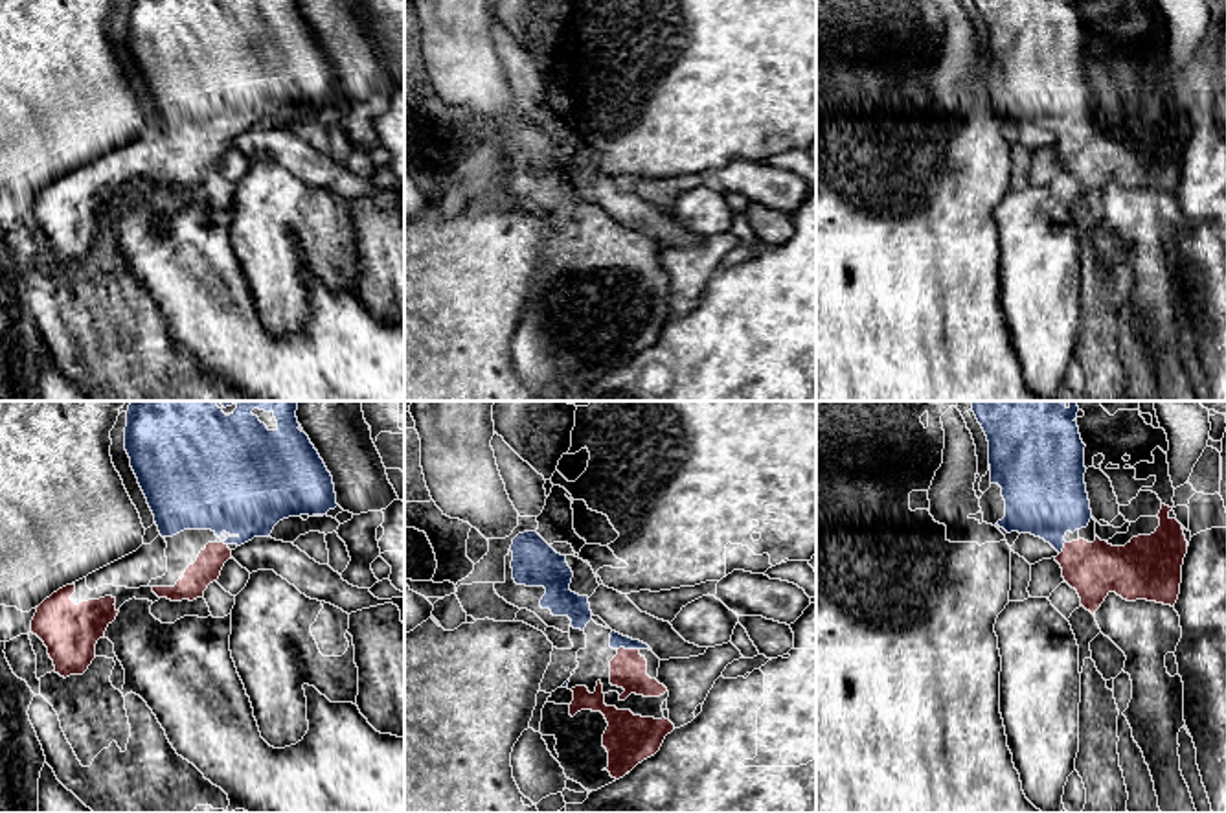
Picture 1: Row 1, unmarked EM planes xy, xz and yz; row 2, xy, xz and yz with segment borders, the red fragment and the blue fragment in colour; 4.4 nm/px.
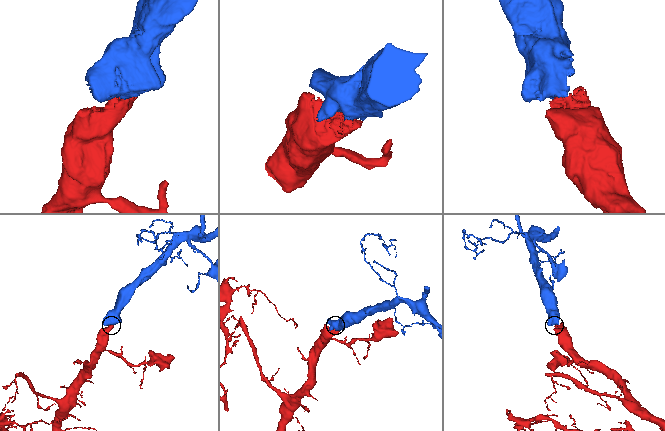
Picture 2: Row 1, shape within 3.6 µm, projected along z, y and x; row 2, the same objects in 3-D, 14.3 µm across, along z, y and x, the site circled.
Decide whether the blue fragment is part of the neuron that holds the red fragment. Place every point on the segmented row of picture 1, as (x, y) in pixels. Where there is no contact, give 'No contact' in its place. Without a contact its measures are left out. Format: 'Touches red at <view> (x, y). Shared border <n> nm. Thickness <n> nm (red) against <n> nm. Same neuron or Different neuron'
Touches red at xz (627, 650). Shared border 100 nm. Thickness 160 nm (red) against 70 nm. Same neuron

